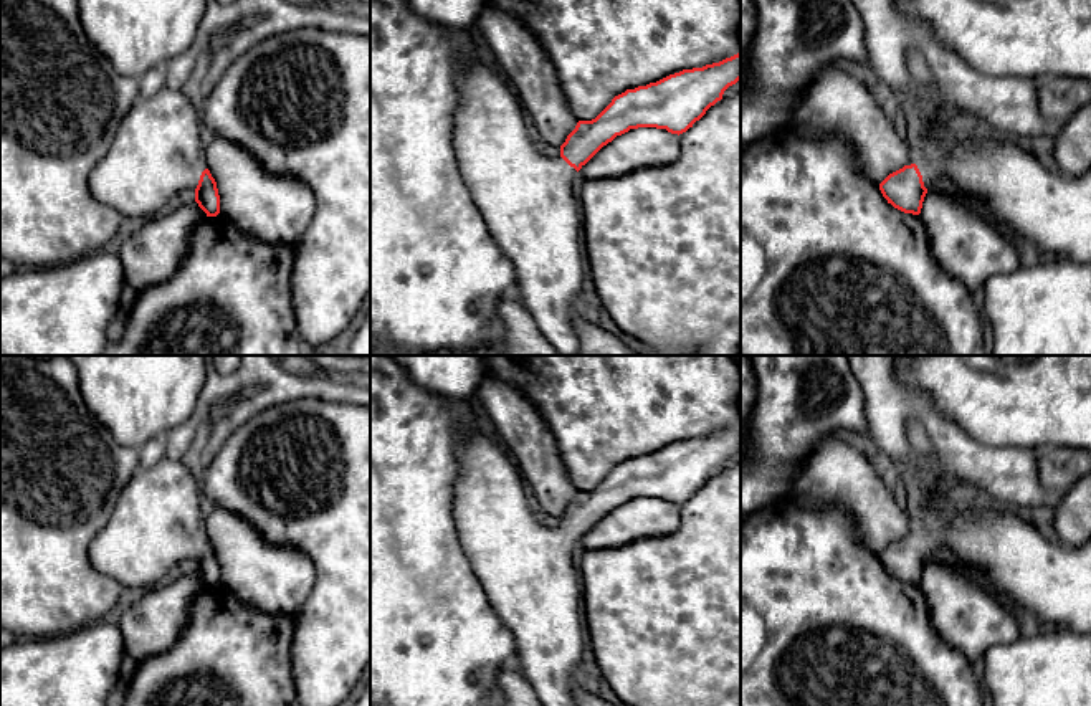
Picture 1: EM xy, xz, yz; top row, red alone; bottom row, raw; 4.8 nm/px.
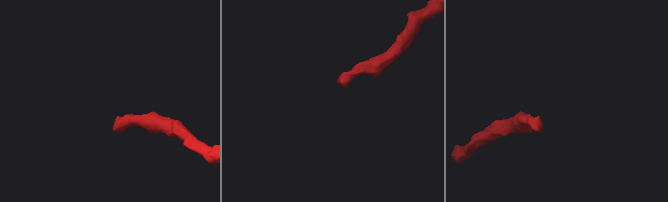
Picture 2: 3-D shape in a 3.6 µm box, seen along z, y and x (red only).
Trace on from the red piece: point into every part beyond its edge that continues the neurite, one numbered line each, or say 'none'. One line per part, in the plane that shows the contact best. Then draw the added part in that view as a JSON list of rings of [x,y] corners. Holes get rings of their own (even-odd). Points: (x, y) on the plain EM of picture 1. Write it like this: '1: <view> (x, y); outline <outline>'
1: yz (999, 548); outline [[[932,478],[942,486],[942,491],[937,496],[922,493],[922,506],[916,513],[916,536],[927,562],[949,559],[977,584],[1003,599],[1013,610],[1033,613],[1050,628],[1068,628],[1091,635],[1091,539],[1083,546],[1053,542],[1033,527],[1025,513],[998,506]]]

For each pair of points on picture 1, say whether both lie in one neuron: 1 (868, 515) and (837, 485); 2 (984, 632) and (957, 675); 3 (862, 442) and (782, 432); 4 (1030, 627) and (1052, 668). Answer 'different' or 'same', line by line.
1: same
2: different
3: different
4: different

